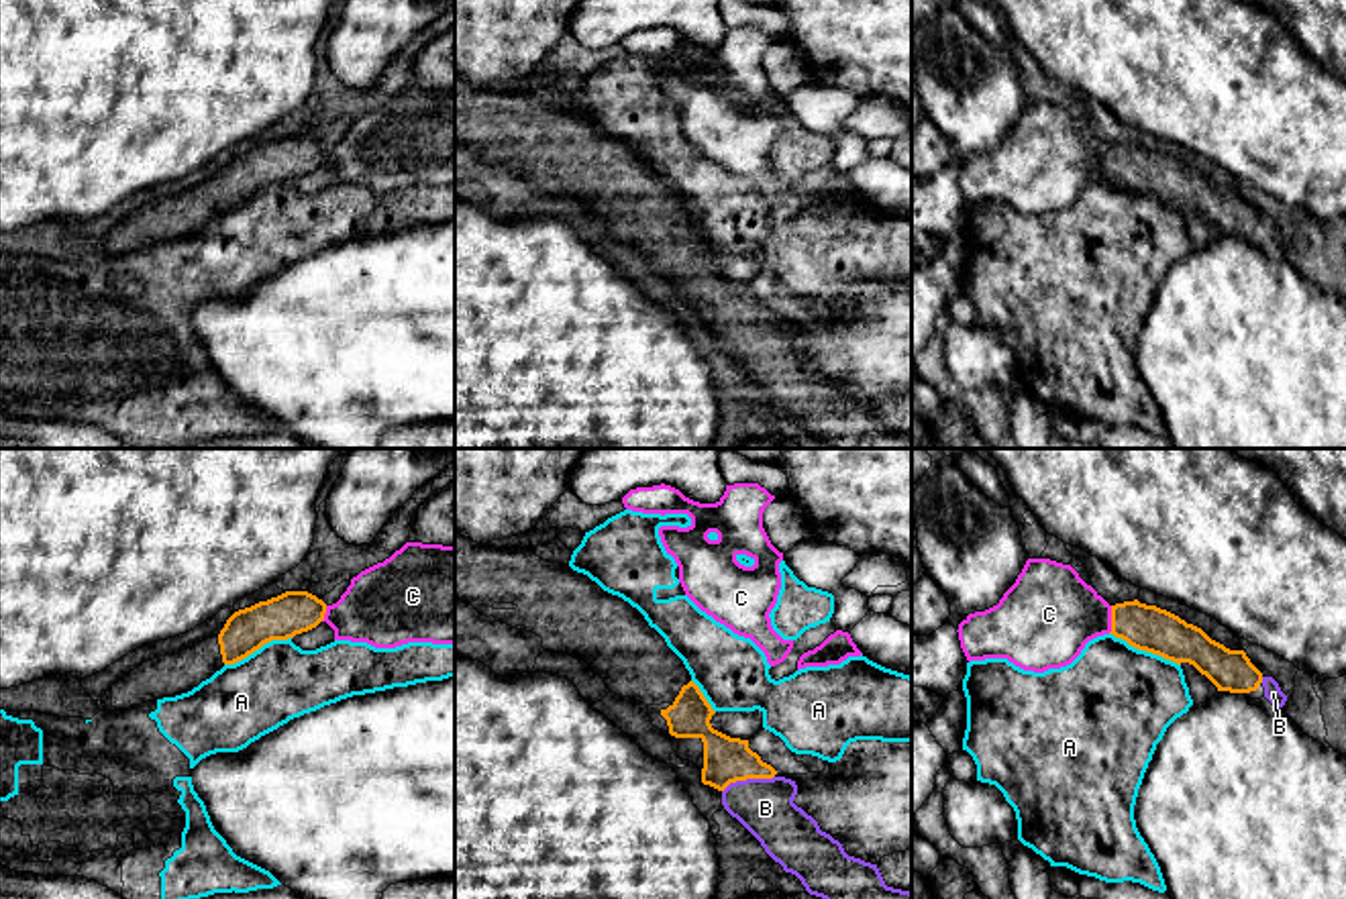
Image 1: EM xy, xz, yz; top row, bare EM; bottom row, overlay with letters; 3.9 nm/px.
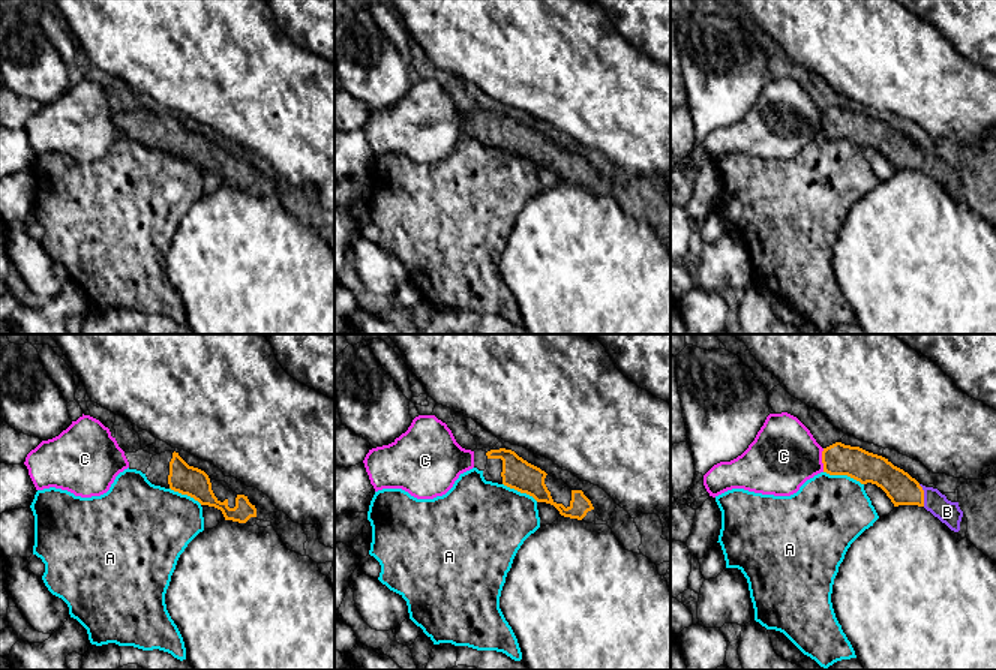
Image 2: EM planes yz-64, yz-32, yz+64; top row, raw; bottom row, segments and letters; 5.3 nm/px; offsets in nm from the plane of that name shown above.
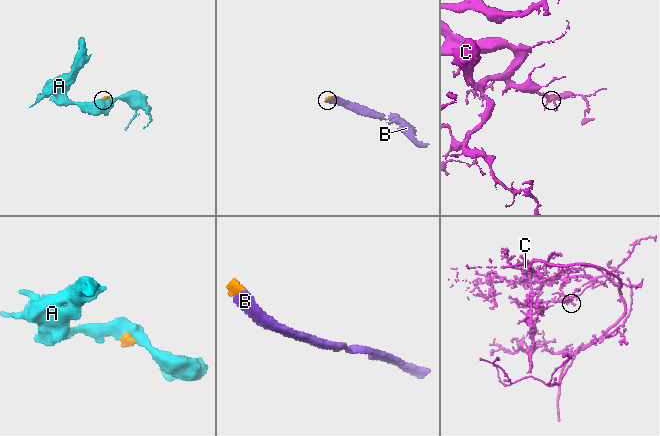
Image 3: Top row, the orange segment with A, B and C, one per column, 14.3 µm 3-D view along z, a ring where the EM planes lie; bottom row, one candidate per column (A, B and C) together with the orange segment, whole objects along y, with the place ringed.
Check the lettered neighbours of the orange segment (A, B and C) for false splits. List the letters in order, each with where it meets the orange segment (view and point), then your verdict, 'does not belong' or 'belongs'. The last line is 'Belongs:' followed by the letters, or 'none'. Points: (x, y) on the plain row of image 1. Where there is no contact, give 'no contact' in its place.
A: yz (1145, 192) | does not belong
B: xz (747, 321) | belongs
C: yz (1112, 164) | does not belong
Belongs: B

